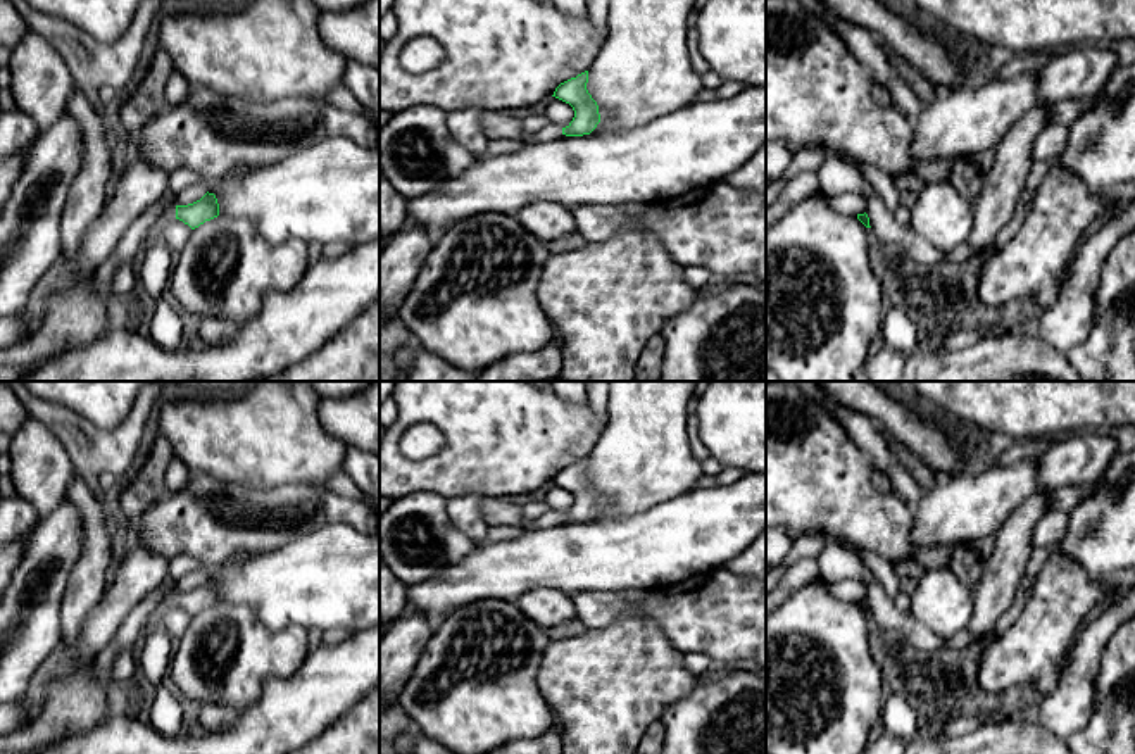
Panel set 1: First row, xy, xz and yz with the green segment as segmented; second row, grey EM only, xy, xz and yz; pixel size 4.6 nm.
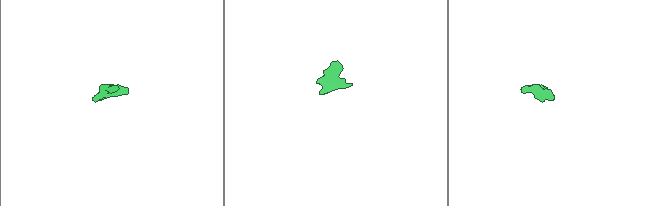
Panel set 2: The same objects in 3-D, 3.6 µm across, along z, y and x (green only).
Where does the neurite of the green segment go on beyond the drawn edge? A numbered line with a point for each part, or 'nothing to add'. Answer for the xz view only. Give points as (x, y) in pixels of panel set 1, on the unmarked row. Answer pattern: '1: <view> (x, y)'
1: xz (551, 518)

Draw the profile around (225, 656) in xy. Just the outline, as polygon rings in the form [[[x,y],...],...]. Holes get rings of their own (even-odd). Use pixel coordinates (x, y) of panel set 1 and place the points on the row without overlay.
[[[217,602],[191,616],[185,635],[174,644],[167,678],[172,682],[174,694],[188,709],[221,704],[235,714],[260,697],[267,678],[290,678],[307,654],[305,628],[286,626],[273,631],[257,619],[254,609]]]

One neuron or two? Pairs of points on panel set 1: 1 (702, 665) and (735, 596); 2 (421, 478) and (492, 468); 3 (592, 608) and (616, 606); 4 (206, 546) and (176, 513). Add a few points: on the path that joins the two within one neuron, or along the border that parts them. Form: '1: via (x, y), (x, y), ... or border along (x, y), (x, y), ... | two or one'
1: border along (685, 653), (701, 653), (714, 665) | two
2: via (438, 475), (447, 475), (459, 468), (475, 468) | one
3: via (597, 608), (611, 606) | one
4: via (200, 537), (185, 521) | one

